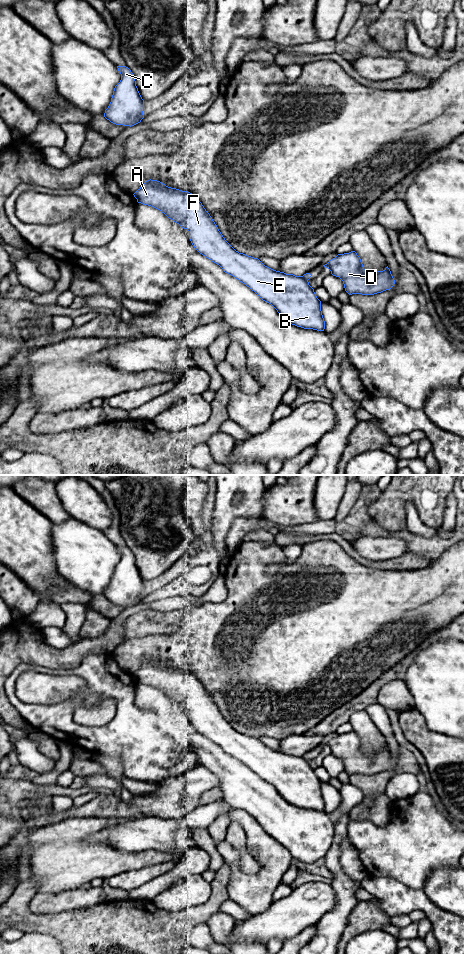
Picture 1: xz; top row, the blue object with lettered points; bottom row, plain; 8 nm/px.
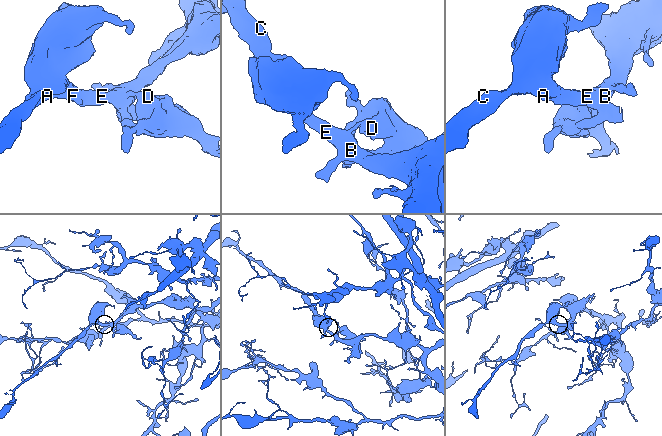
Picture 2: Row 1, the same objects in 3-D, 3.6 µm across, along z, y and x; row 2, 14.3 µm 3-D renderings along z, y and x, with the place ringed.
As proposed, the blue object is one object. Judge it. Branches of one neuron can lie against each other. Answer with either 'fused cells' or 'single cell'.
fused cells

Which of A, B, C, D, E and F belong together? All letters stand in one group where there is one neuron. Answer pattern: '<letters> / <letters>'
A B C E F / D

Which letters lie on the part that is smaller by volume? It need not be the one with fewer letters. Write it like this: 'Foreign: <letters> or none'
Foreign: D

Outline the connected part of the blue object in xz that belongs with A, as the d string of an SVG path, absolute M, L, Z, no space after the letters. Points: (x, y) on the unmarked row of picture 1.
M150 659L133 675L138 683L160 690L187 709L195 730L271 784L285 801L304 809L324 811L321 781L309 762L302 756L273 750L258 738L236 731L192 673Z

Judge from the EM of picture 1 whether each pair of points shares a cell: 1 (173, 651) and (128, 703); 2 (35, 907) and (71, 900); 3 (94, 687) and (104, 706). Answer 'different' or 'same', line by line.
1: different
2: same
3: different

